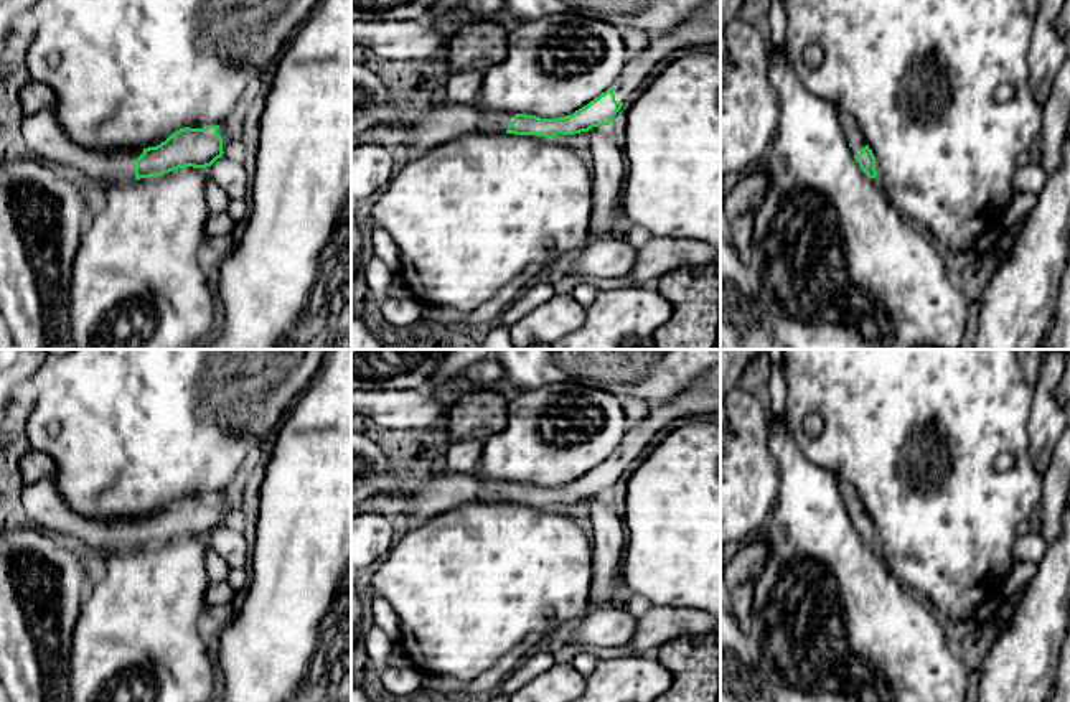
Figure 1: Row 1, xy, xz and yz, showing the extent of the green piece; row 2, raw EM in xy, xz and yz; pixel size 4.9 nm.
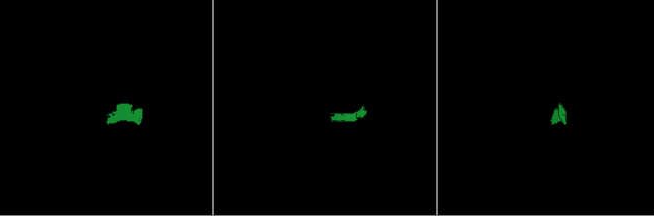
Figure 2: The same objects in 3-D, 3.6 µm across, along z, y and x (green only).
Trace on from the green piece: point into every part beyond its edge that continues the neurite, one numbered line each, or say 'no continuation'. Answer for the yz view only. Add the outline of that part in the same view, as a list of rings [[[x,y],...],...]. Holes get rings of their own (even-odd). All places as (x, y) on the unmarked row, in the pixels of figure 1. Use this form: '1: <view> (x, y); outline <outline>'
1: yz (849, 493); outline [[[841,480],[839,481],[839,488],[841,488],[841,494],[846,501],[846,506],[849,509],[849,512],[852,514],[851,519],[854,524],[859,524],[862,521],[862,517],[867,514],[862,499],[857,493],[857,489],[849,483]]]

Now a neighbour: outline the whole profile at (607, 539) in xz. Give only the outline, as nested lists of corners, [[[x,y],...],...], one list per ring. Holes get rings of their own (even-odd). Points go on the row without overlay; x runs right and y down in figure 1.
[[[610,494],[587,501],[592,522],[592,587],[589,610],[615,605],[613,592],[620,583],[620,562],[625,550],[623,521],[617,516]]]

